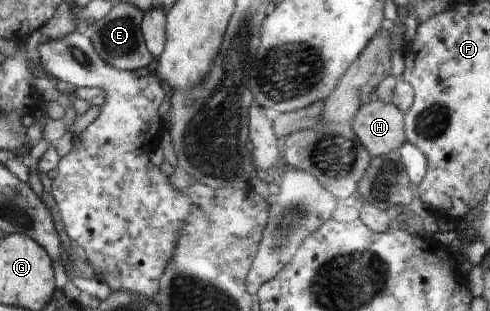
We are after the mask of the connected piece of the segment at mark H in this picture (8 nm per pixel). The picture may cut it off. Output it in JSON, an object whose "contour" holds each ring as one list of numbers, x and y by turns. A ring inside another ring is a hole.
{"contour":[[377,98,358,110,351,127,373,158,391,153,407,141,404,112]]}

